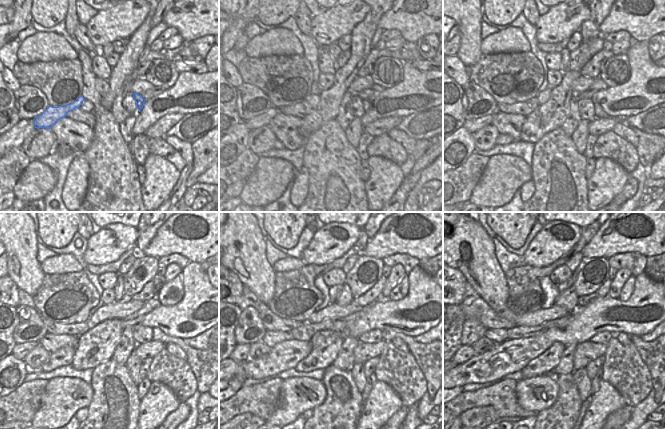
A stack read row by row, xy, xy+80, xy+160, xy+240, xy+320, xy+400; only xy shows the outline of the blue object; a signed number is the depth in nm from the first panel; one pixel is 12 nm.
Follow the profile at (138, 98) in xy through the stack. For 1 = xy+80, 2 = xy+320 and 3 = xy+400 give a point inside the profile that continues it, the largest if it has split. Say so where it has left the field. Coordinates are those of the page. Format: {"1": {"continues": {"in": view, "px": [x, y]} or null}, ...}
{"1": {"continues": {"in": "xy+80", "px": [366, 104]}}, "2": {"continues": {"in": "xy+320", "px": [422, 353]}}, "3": {"continues": {"in": "xy+400", "px": [646, 350]}}}

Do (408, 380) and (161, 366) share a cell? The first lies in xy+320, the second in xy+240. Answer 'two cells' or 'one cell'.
one cell

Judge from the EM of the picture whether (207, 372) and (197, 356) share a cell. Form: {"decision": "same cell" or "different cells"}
{"decision": "same cell"}

